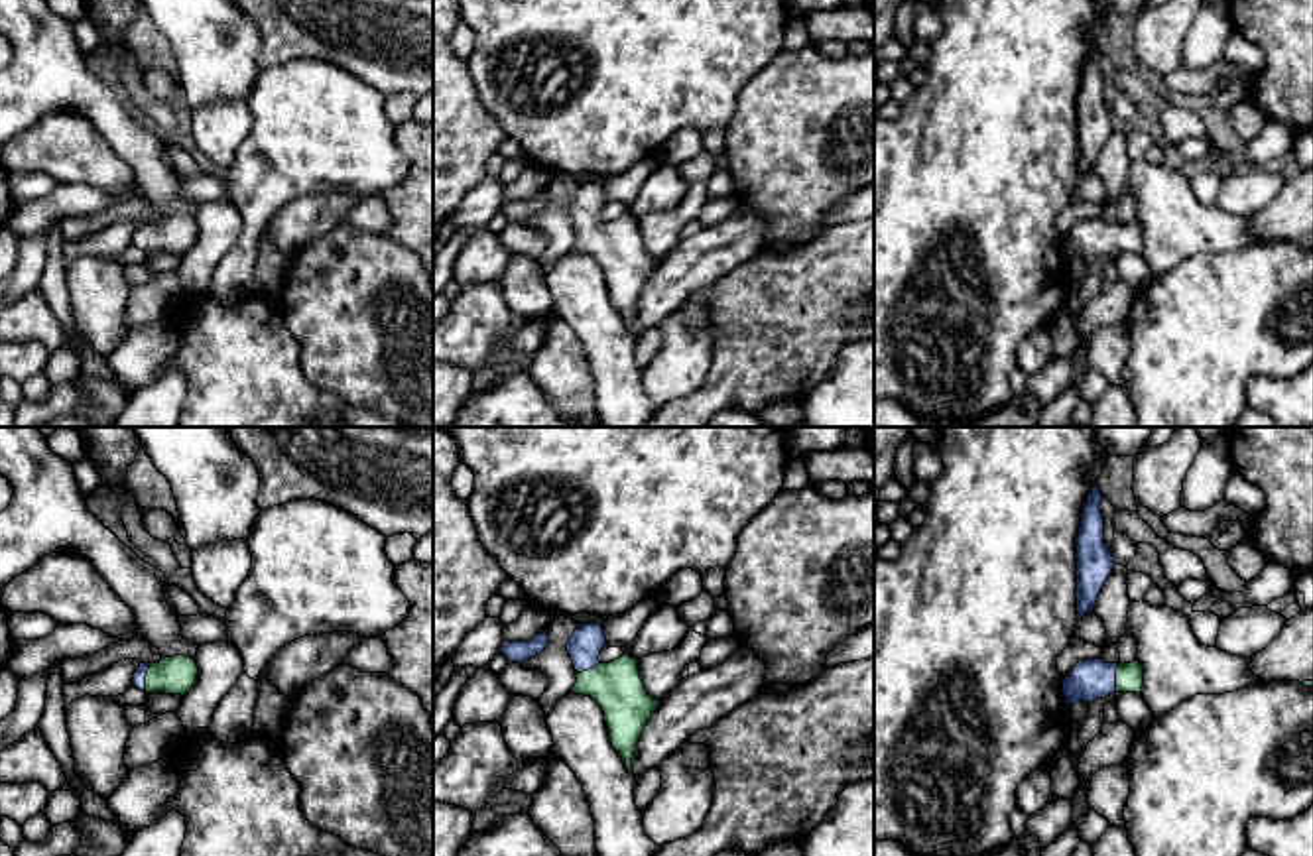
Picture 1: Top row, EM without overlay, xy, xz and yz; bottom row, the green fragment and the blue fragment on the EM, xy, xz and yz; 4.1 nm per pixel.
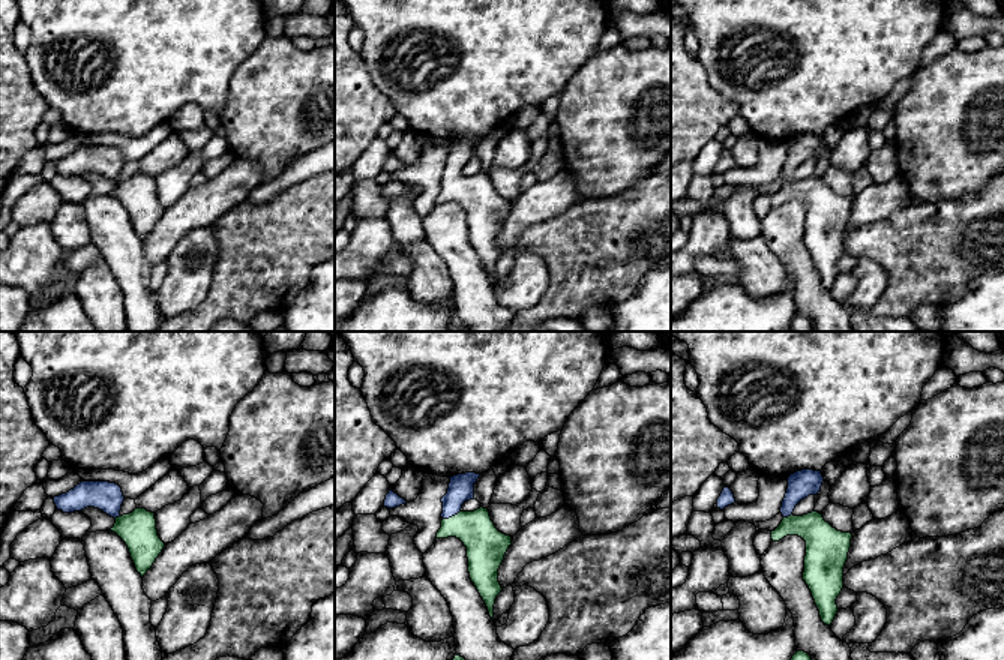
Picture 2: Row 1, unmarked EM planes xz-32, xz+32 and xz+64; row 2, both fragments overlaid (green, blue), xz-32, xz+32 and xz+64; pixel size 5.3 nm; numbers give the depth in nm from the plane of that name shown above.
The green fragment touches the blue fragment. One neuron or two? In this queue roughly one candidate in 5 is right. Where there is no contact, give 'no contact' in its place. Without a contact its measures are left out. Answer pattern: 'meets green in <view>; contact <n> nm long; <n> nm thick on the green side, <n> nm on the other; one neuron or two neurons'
meets green in yz; contact 120 nm long; 110 nm thick on the green side, 170 nm on the other; one neuron

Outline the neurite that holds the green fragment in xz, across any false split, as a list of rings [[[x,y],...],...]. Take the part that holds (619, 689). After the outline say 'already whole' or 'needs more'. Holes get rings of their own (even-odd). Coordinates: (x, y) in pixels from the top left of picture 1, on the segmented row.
[[[596,622],[581,624],[567,642],[567,653],[579,673],[573,693],[598,703],[610,742],[634,775],[634,750],[659,701],[648,695],[638,659],[622,655],[610,663],[600,663],[598,655],[604,645],[608,642]]] | needs more

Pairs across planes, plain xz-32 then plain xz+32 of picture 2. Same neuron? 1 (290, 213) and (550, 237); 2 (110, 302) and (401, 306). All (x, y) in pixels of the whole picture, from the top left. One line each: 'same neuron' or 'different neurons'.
1: same neuron
2: different neurons

